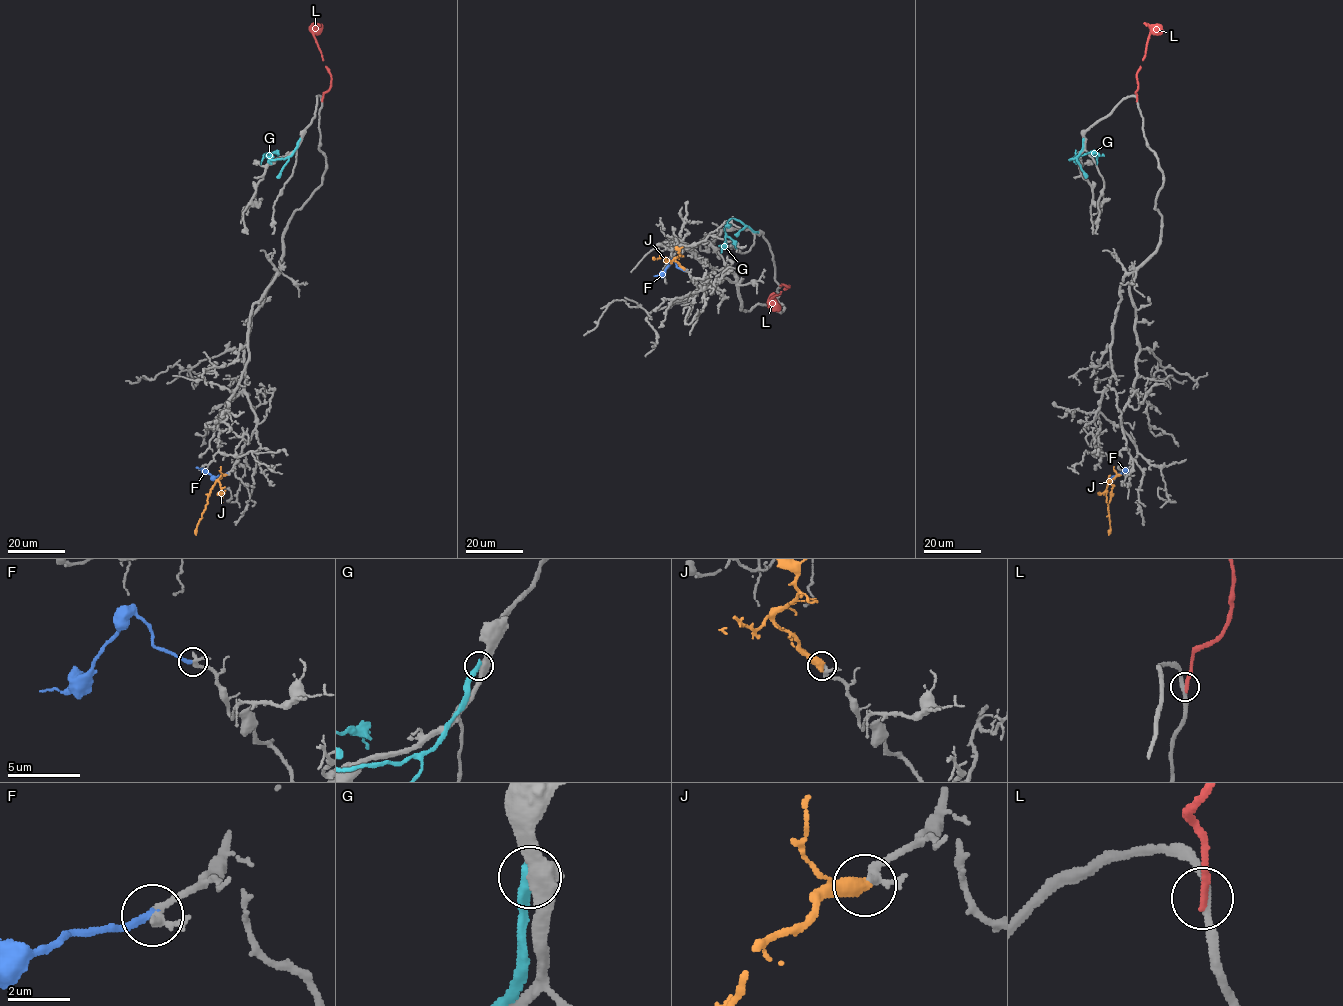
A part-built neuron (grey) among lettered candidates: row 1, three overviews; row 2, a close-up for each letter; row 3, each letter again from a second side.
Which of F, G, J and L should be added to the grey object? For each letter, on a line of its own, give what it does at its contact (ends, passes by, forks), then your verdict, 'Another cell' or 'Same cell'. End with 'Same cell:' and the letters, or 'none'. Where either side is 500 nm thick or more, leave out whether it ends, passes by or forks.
F: It ends there. Another cell
G: Another cell
J: Same cell
L: It ends there. Another cell
Same cell: J

